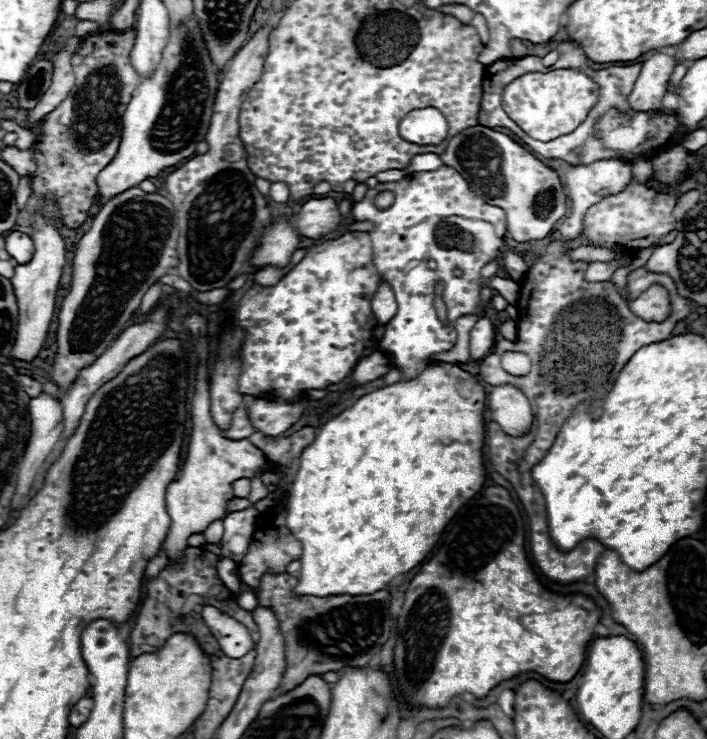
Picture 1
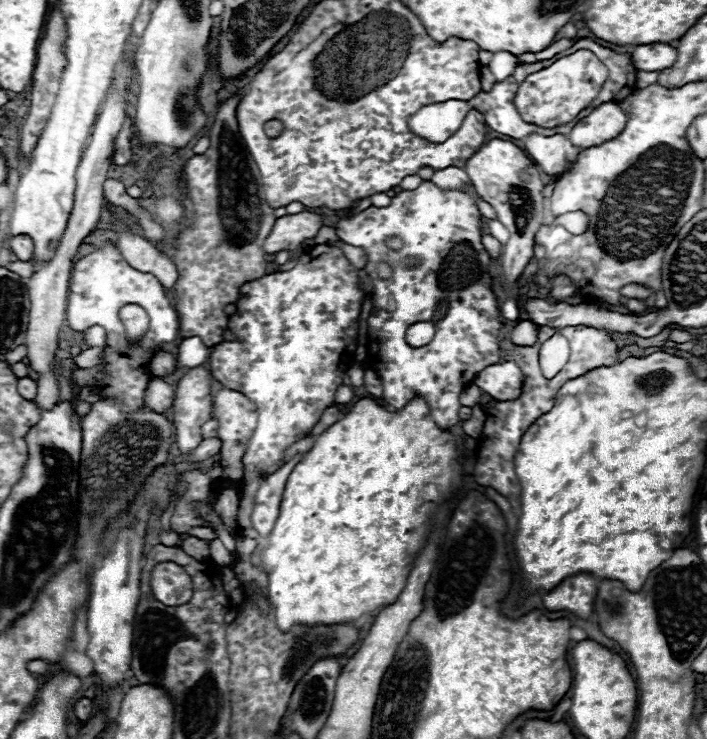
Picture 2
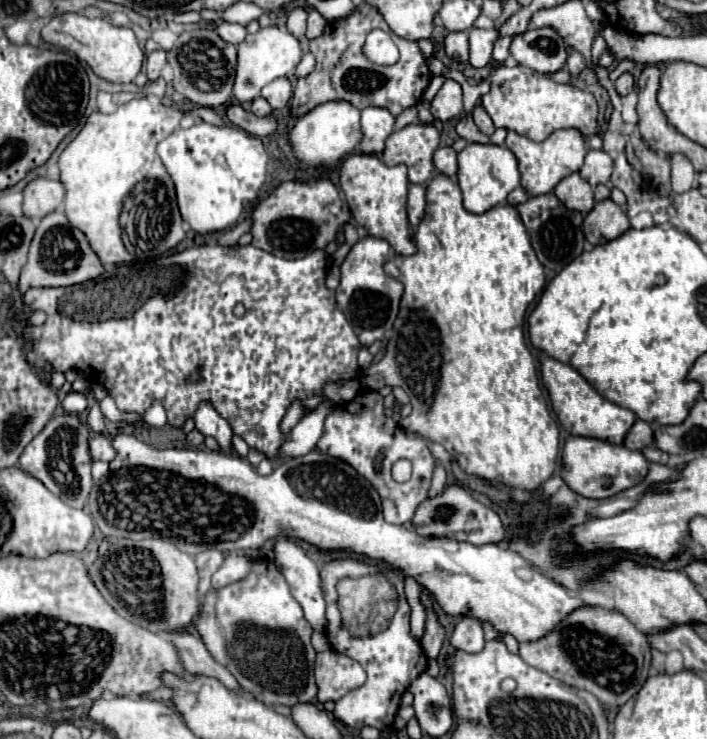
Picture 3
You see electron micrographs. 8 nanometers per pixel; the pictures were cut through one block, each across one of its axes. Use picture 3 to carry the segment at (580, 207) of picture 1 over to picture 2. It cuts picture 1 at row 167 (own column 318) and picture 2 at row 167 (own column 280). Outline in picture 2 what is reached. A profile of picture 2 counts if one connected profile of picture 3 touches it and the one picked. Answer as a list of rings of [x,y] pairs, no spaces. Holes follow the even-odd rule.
[[[530,134],[524,140],[524,150],[542,172],[546,172],[548,176],[556,176],[556,178],[568,172],[572,164],[576,164],[578,154],[582,152],[562,134],[556,134],[550,138]]]

